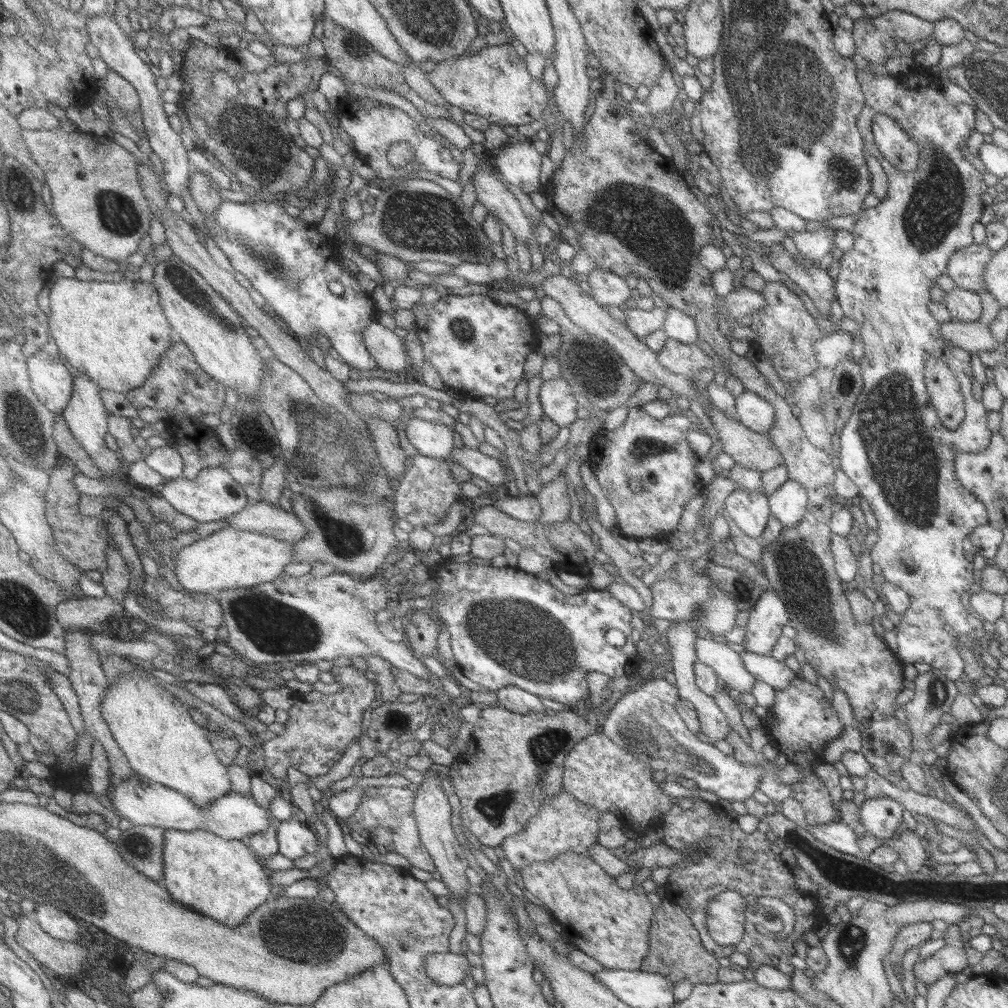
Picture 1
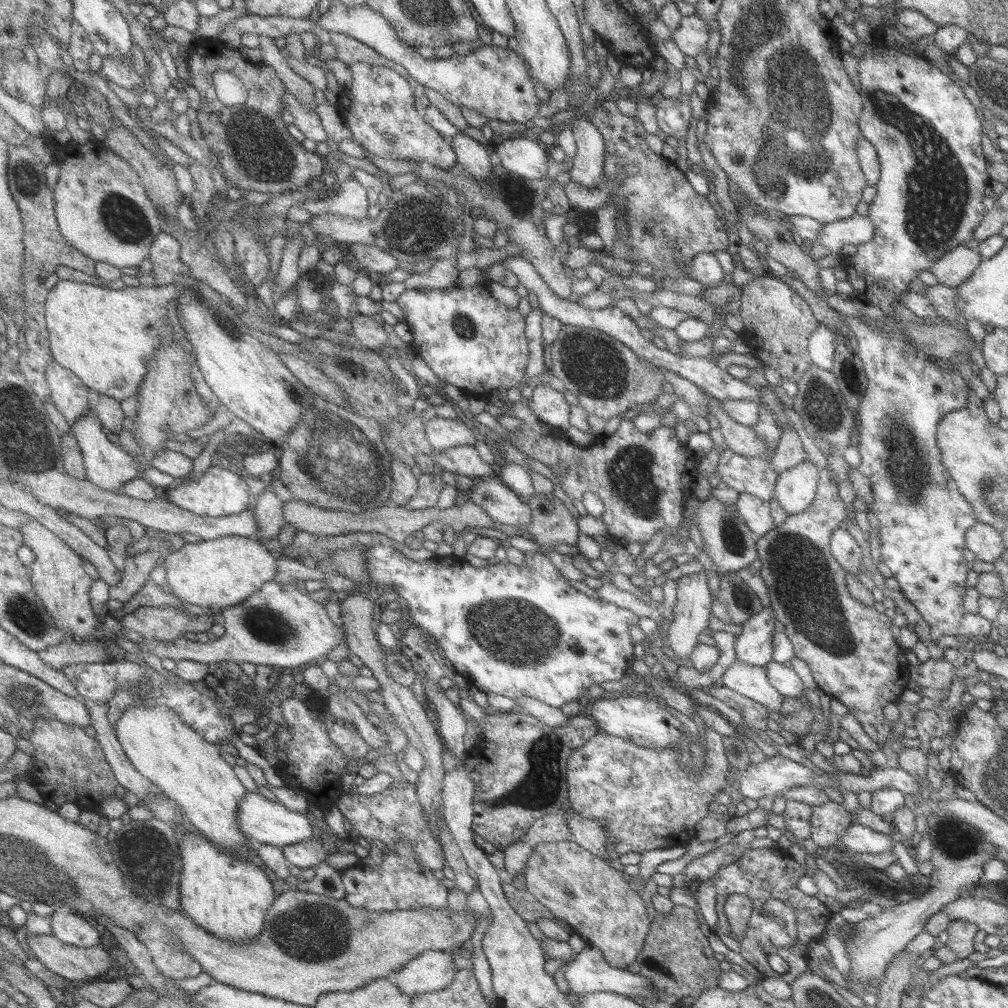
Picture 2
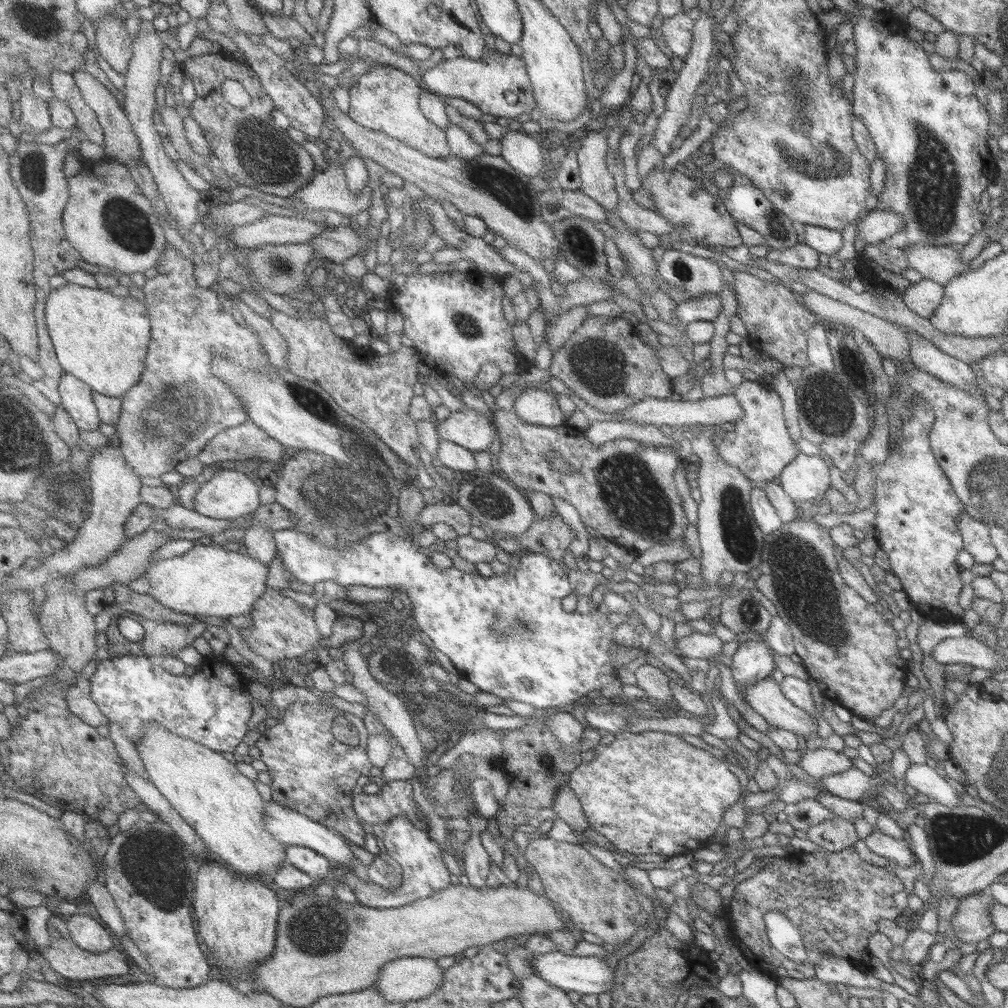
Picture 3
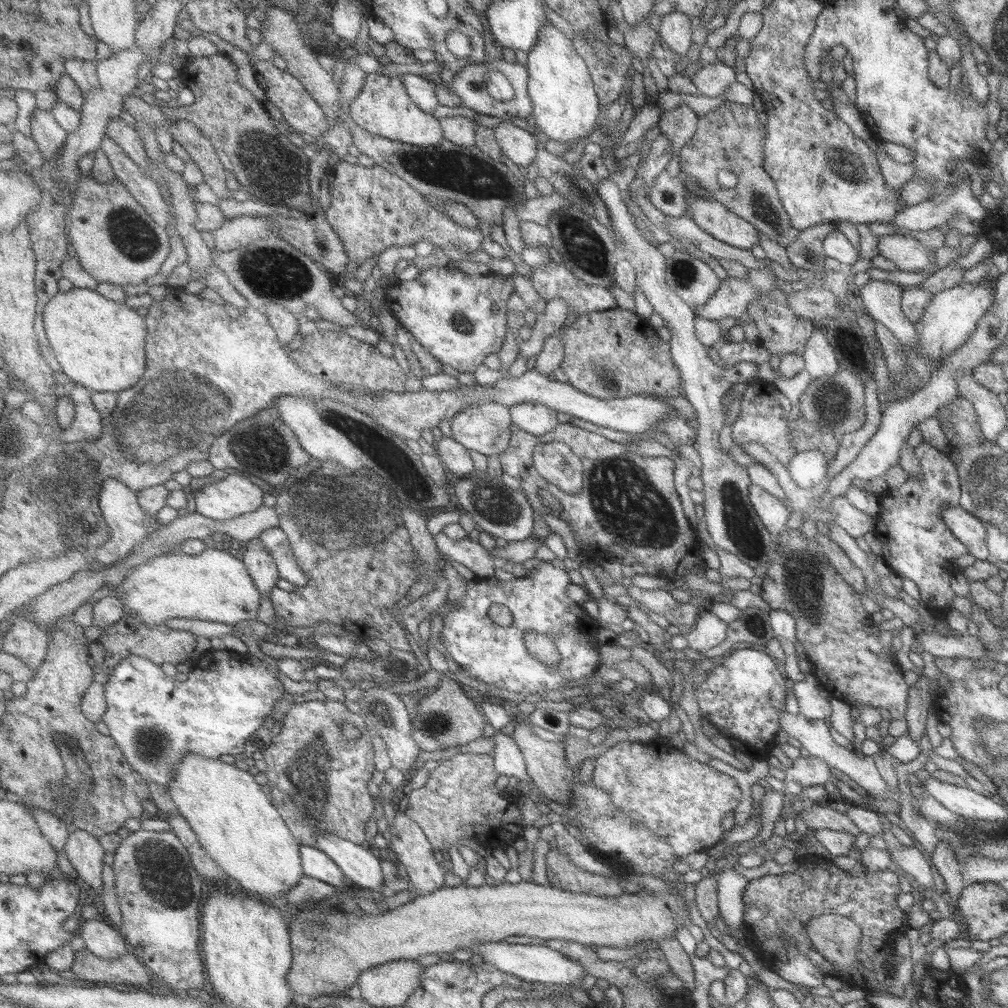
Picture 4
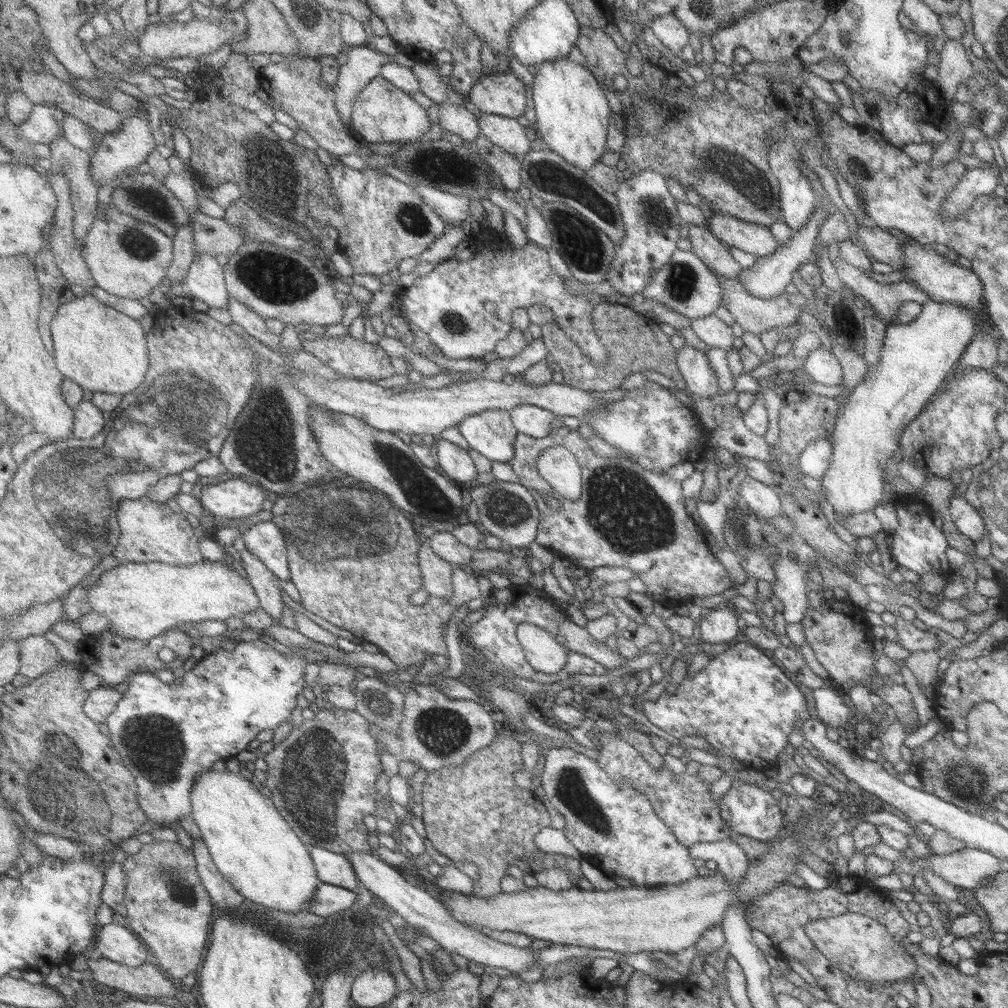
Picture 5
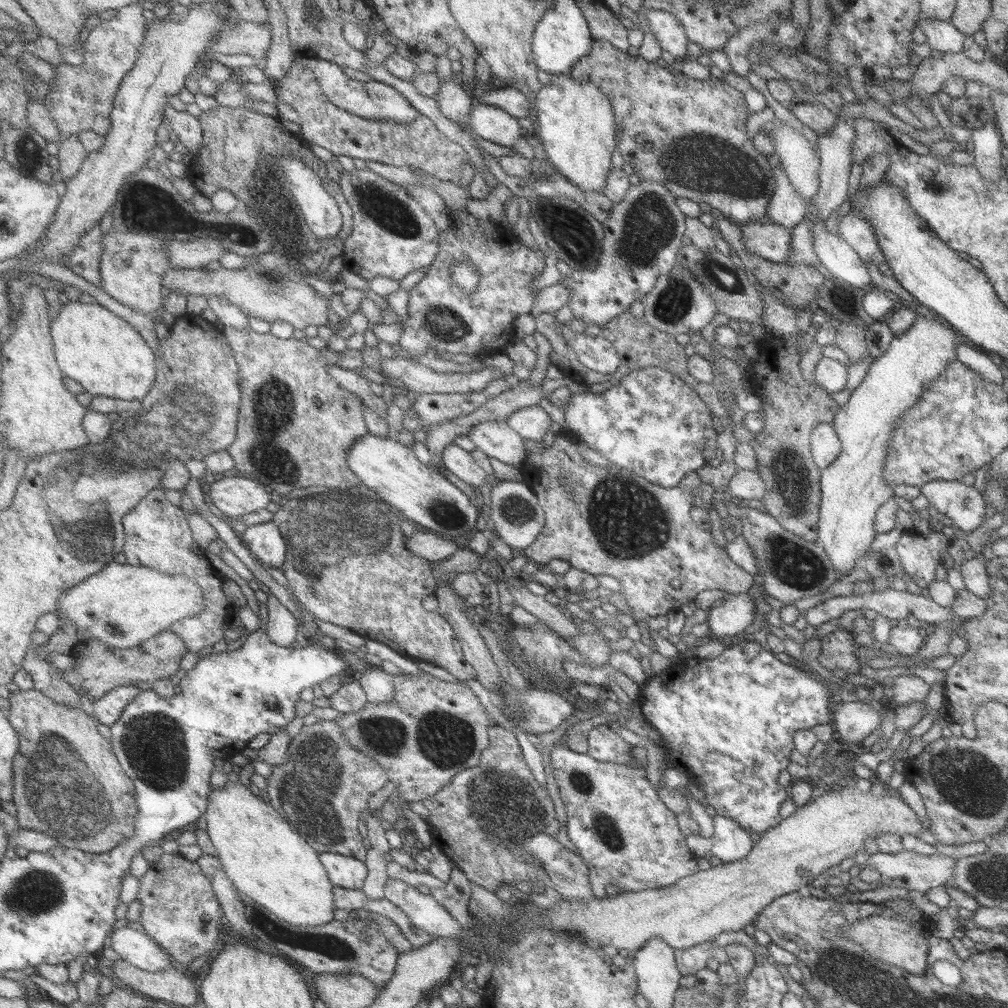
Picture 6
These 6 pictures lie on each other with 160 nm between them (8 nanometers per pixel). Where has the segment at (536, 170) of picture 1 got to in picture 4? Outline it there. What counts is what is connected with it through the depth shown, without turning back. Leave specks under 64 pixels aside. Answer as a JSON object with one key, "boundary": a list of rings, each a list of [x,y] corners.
{"boundary":[[[507,120],[501,121],[494,128],[494,133],[503,154],[514,164],[525,167],[533,164],[540,152],[537,142],[541,136],[536,136],[532,129],[519,128]]]}

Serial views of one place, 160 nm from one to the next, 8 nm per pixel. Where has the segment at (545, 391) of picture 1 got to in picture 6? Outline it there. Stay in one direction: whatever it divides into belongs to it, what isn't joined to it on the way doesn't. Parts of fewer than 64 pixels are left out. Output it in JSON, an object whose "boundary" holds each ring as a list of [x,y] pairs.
{"boundary":[[[540,405],[518,410],[507,421],[509,426],[512,426],[513,430],[516,430],[517,434],[520,434],[524,440],[533,442],[543,440],[554,423],[551,421],[551,416]]]}

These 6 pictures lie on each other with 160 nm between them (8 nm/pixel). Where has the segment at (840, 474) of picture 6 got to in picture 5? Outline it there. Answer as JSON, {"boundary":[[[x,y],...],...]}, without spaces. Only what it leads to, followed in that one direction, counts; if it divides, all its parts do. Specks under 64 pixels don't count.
{"boundary":[[[929,299],[920,304],[919,314],[911,322],[887,325],[877,362],[866,370],[865,376],[849,391],[838,409],[830,432],[832,455],[820,480],[823,483],[824,498],[831,505],[834,516],[844,518],[848,514],[873,511],[881,502],[883,484],[887,483],[884,470],[887,460],[898,448],[898,438],[902,430],[921,412],[931,395],[940,388],[947,373],[963,355],[975,330],[975,320],[966,308]]]}

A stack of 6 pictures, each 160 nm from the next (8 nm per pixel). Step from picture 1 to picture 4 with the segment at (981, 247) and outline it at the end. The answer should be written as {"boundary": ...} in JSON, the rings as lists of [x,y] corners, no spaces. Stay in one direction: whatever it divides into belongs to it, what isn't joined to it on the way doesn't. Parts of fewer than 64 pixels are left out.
{"boundary":[[[899,234],[877,237],[877,255],[889,260],[897,271],[921,272],[932,266],[934,252],[919,241]]]}

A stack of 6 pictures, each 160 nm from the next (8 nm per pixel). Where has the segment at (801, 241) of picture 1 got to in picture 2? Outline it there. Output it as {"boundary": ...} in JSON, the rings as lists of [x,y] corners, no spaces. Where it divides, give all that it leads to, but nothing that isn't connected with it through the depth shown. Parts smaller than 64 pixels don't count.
{"boundary":[[[852,215],[850,218],[821,225],[813,244],[820,245],[825,252],[836,253],[845,245],[857,247],[873,239],[873,226],[869,218]]]}

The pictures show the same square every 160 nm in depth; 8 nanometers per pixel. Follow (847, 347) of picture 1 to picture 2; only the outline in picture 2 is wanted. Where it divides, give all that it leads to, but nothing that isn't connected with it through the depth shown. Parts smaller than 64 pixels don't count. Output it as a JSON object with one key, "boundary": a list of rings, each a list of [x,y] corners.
{"boundary":[[[819,324],[807,340],[807,353],[813,366],[829,371],[835,354],[835,330],[825,324]]]}

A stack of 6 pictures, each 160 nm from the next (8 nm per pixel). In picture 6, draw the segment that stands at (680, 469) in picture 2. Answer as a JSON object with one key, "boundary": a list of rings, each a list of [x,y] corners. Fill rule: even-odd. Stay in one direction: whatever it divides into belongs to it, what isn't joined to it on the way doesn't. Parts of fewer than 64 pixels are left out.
{"boundary":[[[556,437],[551,446],[545,449],[545,446],[539,442],[533,442],[531,440],[525,440],[527,445],[526,460],[523,464],[524,469],[524,483],[529,484],[529,488],[533,490],[539,502],[545,511],[546,525],[543,527],[541,534],[537,537],[537,540],[533,542],[531,546],[524,549],[524,554],[533,564],[537,564],[539,567],[546,568],[547,564],[555,558],[559,560],[566,560],[571,564],[573,568],[578,568],[579,570],[584,570],[588,574],[607,574],[611,578],[615,578],[620,584],[620,594],[625,598],[625,606],[629,608],[629,616],[634,618],[634,620],[645,620],[649,618],[655,618],[655,616],[666,615],[671,609],[678,609],[683,605],[691,603],[695,595],[698,592],[703,592],[704,590],[722,590],[725,594],[737,594],[747,591],[749,586],[754,582],[753,576],[747,574],[744,570],[741,570],[728,556],[727,553],[721,547],[718,547],[709,531],[705,531],[689,517],[689,510],[693,504],[693,489],[701,487],[702,483],[699,481],[698,476],[694,472],[687,473],[681,481],[677,483],[676,486],[670,488],[664,488],[656,486],[656,484],[649,483],[648,480],[637,476],[636,474],[631,474],[628,470],[621,470],[616,466],[604,463],[603,466],[593,466],[590,462],[585,460],[583,454],[581,454],[580,447],[578,444],[571,442],[571,440],[565,437]],[[562,478],[568,478],[571,483],[573,483],[573,490],[567,490],[565,484],[561,482]],[[643,514],[643,516],[641,516]],[[671,580],[677,580],[679,582],[679,588],[671,587]]]}

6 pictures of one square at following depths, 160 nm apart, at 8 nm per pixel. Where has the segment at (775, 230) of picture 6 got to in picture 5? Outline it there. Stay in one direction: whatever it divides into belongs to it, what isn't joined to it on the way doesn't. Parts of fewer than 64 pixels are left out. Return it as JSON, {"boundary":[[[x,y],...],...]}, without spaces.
{"boundary":[[[714,213],[705,227],[727,248],[736,248],[755,257],[772,254],[778,246],[767,227],[739,221],[728,215]]]}

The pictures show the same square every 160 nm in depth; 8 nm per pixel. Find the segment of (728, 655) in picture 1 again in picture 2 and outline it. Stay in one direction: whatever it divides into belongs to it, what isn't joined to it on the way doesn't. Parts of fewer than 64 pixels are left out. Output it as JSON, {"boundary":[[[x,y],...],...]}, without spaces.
{"boundary":[[[736,660],[725,669],[718,685],[753,700],[773,714],[779,713],[781,696],[767,682],[764,667],[749,666]]]}

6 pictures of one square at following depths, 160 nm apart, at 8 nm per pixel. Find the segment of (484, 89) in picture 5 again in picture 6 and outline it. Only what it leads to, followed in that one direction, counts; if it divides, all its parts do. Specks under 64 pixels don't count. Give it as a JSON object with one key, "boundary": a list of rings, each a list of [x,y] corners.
{"boundary":[[[507,85],[502,89],[487,91],[478,101],[483,104],[501,107],[515,118],[527,118],[529,112],[531,112],[531,102],[529,102],[527,96],[513,86]]]}

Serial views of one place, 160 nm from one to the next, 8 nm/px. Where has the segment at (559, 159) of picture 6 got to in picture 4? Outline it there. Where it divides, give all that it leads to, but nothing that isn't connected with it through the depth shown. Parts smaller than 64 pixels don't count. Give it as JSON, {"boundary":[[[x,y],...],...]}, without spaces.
{"boundary":[[[546,24],[535,48],[528,53],[527,67],[528,93],[534,106],[532,116],[542,138],[575,145],[599,128],[600,95],[588,63],[576,49],[573,39],[567,38],[553,25]]]}

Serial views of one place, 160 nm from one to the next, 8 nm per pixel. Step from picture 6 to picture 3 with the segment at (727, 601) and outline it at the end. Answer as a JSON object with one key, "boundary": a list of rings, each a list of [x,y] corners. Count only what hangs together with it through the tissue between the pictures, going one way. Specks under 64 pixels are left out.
{"boundary":[[[692,632],[674,641],[675,652],[687,658],[713,658],[721,651],[721,640],[714,634]]]}

